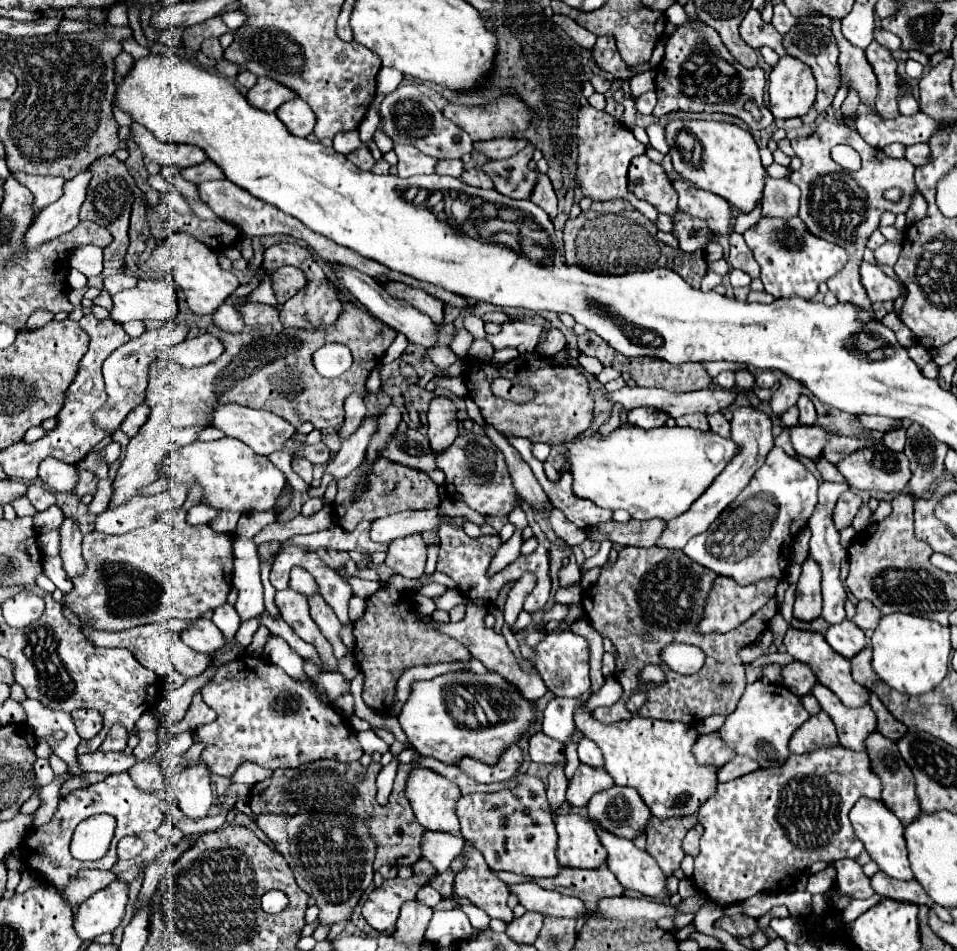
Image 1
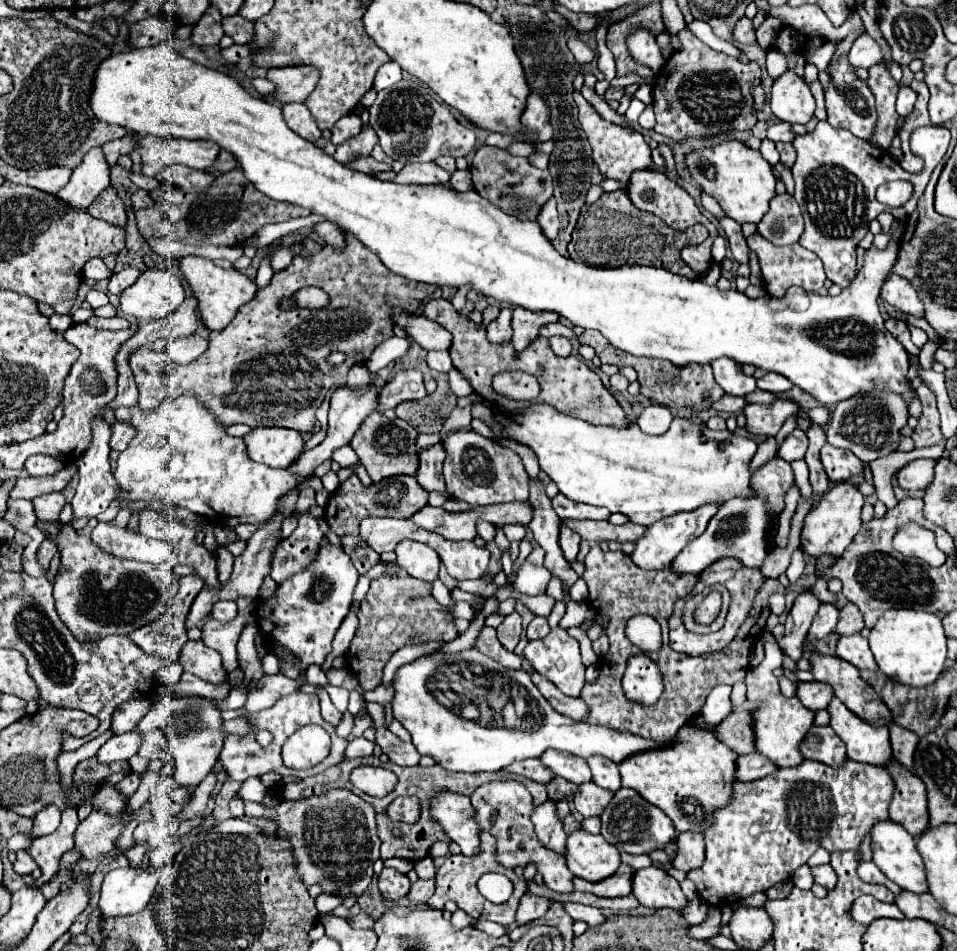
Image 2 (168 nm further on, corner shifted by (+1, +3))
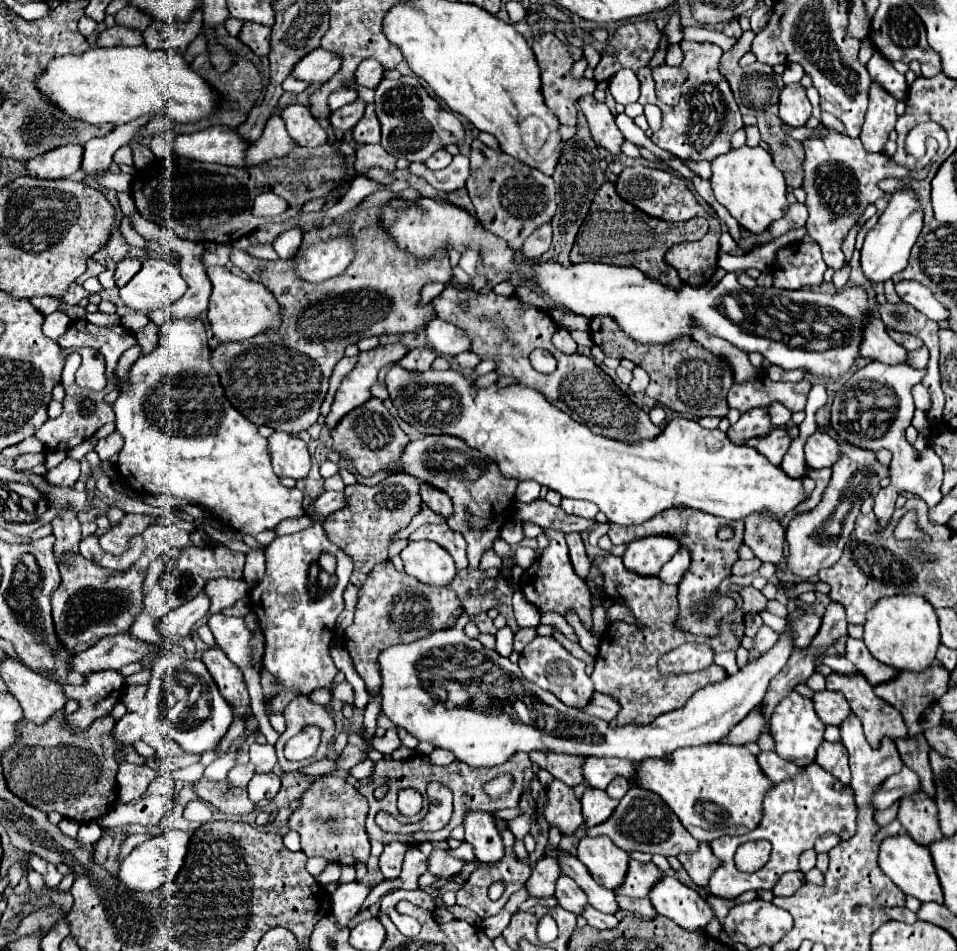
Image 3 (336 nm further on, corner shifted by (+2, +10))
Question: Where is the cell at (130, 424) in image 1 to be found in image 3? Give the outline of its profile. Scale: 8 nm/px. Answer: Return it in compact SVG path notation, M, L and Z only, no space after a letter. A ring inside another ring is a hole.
M113 432L111 436L107 436L105 440L99 440L95 446L95 452L101 460L109 460L113 454L117 454L123 446L123 436L119 432Z

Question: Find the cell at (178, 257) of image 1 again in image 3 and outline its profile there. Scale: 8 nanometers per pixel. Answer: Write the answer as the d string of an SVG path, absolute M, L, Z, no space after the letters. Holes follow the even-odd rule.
M223 266L207 268L209 280L213 284L211 304L209 304L209 324L219 342L243 342L255 338L257 334L277 330L281 326L281 308L273 294L249 278L239 278Z

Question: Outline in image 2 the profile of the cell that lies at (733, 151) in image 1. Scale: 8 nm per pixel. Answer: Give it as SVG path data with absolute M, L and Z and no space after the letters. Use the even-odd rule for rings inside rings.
M728 139L714 147L704 147L698 151L686 153L686 167L690 177L712 195L718 205L738 223L758 223L768 211L768 201L776 195L776 179L772 175L770 163L762 157L760 151L752 151L742 141Z

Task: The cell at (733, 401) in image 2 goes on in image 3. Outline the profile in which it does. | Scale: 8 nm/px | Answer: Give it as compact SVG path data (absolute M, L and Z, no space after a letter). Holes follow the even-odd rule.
M759 376L743 384L733 384L727 402L729 408L737 408L741 414L753 408L769 408L773 402L781 402L791 412L797 412L805 410L809 390L811 390L809 380L793 384L793 382L773 382L767 376Z

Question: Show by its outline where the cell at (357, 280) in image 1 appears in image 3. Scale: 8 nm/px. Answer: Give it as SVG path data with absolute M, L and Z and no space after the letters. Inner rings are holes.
M433 318L427 328L425 328L425 334L427 334L427 342L433 346L433 350L437 350L439 354L445 354L445 356L457 356L461 352L469 352L469 338L467 334L449 324L449 322L443 322L439 318Z

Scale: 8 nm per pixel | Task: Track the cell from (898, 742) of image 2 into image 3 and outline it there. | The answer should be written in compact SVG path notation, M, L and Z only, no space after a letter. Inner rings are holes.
M919 734L919 736L913 736L913 738L897 740L895 744L897 744L897 750L899 750L903 764L919 774L923 792L927 792L931 798L935 798L933 770L929 770L929 744L927 744L925 736Z

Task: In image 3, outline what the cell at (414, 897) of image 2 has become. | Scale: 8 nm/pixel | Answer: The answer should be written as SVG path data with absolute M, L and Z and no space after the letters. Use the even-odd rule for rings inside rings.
M435 848L429 856L429 872L433 872L435 876L439 876L443 880L459 874L463 870L463 866L465 866L465 862L451 856L445 848Z

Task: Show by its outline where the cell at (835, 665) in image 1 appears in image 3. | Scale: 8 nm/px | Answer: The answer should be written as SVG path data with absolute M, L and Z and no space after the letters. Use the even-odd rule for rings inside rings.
M831 674L831 676L827 676L827 688L833 690L833 692L841 692L841 694L847 698L853 714L855 714L855 716L861 720L861 724L863 724L865 738L867 738L867 742L871 744L871 748L879 748L883 738L899 740L899 738L907 738L907 736L909 736L909 734L907 734L907 726L905 726L905 722L903 722L903 718L901 718L901 712L895 710L893 706L889 706L885 700L877 698L877 696L873 694L871 684L869 684L861 674L851 676L851 678L847 678L847 676L843 676L843 674Z

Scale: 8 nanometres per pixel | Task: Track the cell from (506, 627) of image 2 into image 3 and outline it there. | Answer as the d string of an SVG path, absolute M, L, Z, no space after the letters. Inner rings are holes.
M507 626L501 628L495 636L495 652L505 658L509 658L509 654L513 652L513 632Z

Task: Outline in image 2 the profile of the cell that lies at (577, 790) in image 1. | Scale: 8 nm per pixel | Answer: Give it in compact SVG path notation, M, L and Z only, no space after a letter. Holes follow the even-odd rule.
M586 781L586 785L580 785L574 795L574 807L582 813L582 817L600 815L602 809L610 803L612 795L614 793L610 793L608 789L602 789L592 781Z

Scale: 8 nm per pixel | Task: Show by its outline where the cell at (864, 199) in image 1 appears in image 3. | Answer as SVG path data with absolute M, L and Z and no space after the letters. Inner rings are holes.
M829 130L825 138L805 140L803 148L805 148L803 190L807 192L805 206L809 208L807 236L821 246L825 264L833 270L839 270L845 262L841 242L851 230L851 226L857 222L861 212L879 196L885 196L887 200L891 198L891 194L873 190L877 188L877 182L889 176L895 176L899 180L909 178L909 170L891 162L891 158L885 154L867 154L859 138L849 138L833 130Z

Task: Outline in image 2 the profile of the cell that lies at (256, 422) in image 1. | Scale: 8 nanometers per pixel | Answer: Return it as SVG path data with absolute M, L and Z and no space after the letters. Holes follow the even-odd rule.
M254 427L244 435L250 459L270 467L286 469L302 453L302 437L296 429Z

